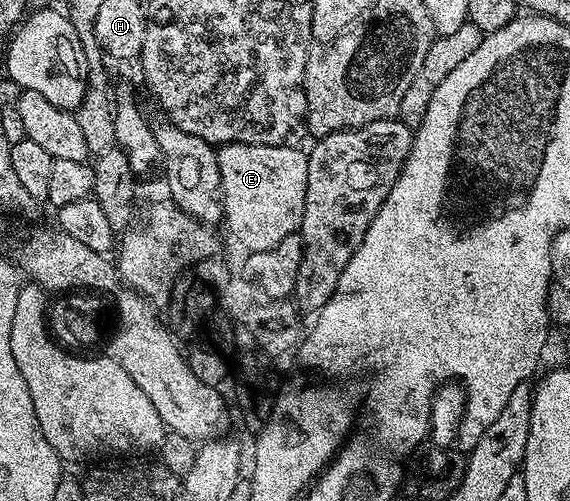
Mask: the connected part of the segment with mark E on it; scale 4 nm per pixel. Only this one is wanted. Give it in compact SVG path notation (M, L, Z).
M283 142L225 144L218 149L223 220L248 253L269 250L281 238L299 232L305 210L307 152L286 148Z

